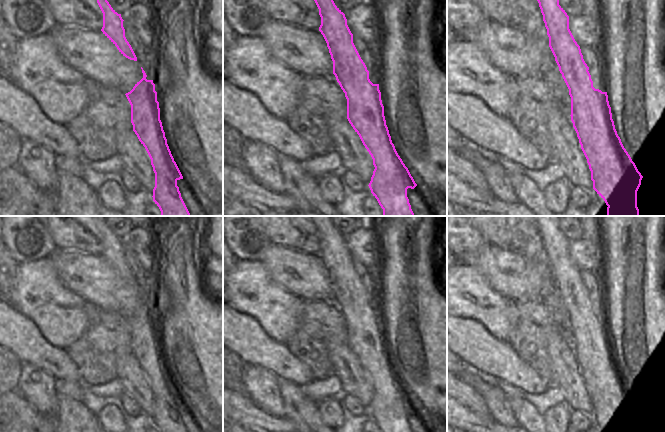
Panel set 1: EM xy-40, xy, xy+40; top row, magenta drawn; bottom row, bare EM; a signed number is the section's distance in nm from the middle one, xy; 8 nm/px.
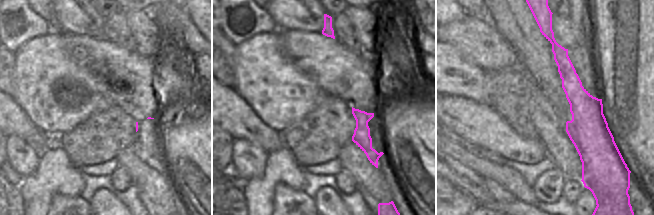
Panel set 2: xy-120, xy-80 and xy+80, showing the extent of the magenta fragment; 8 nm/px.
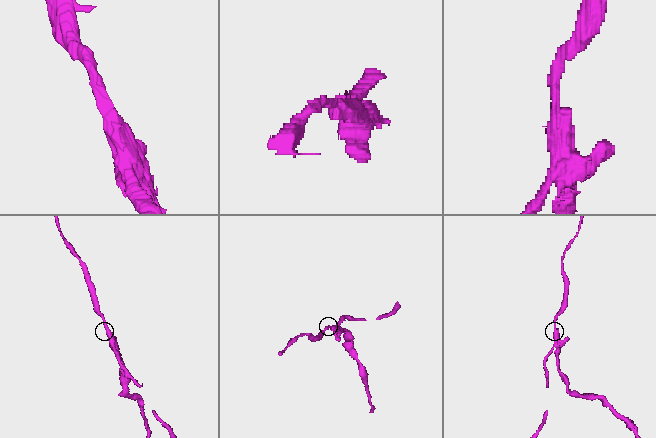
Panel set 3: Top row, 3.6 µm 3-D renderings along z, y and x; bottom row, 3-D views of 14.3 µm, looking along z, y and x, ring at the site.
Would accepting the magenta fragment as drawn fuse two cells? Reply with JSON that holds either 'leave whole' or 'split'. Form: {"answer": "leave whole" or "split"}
{"answer": "split"}

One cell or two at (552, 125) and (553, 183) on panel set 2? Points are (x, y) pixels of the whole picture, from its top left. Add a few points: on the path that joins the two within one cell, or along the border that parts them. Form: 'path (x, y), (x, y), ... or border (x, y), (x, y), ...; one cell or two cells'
border (556, 166), (568, 178); two cells

